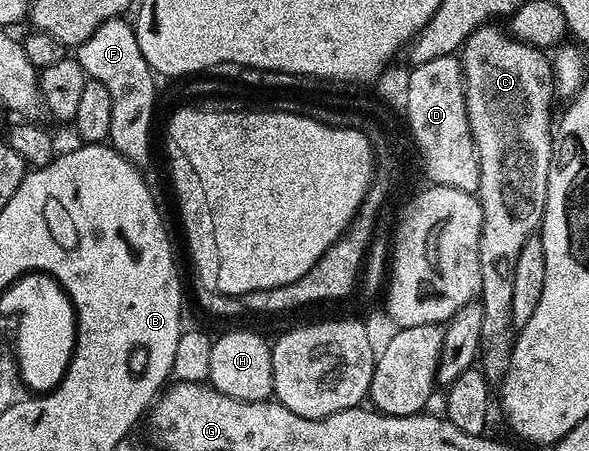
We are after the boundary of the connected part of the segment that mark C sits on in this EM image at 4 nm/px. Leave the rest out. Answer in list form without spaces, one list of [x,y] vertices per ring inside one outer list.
[[[494,22],[481,24],[460,49],[462,81],[466,83],[466,113],[480,162],[480,186],[476,193],[482,207],[482,232],[476,237],[478,273],[482,283],[480,303],[484,310],[480,371],[490,382],[501,381],[514,349],[511,314],[516,258],[520,258],[520,246],[532,239],[542,222],[552,143],[550,111],[556,101],[554,69],[547,53],[518,40],[505,27],[497,28],[496,25]]]

